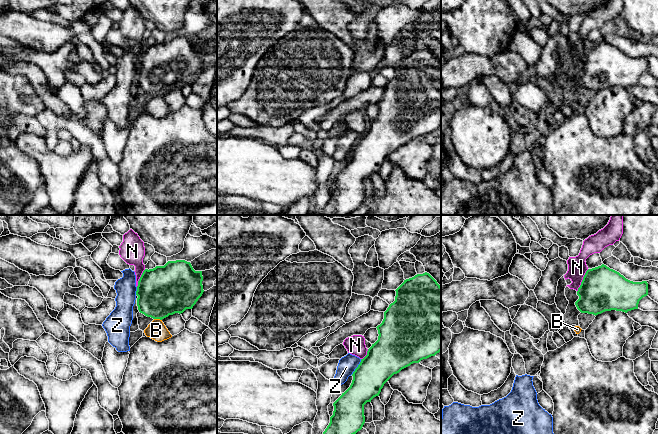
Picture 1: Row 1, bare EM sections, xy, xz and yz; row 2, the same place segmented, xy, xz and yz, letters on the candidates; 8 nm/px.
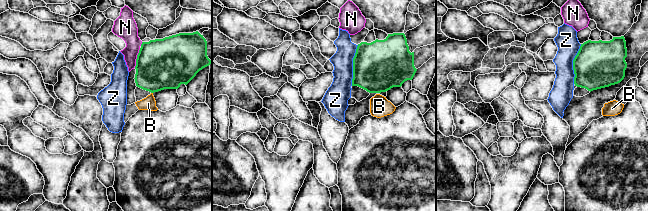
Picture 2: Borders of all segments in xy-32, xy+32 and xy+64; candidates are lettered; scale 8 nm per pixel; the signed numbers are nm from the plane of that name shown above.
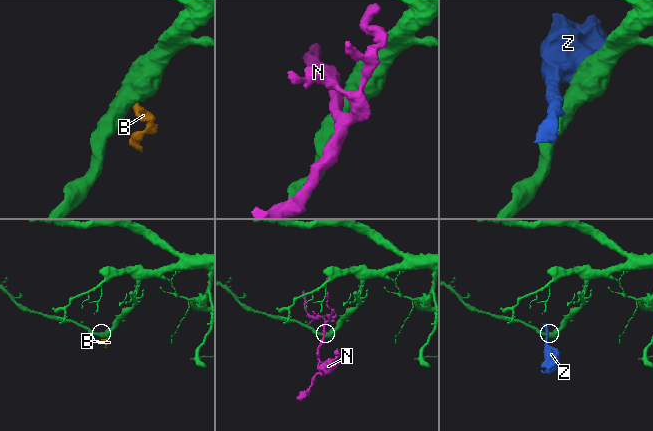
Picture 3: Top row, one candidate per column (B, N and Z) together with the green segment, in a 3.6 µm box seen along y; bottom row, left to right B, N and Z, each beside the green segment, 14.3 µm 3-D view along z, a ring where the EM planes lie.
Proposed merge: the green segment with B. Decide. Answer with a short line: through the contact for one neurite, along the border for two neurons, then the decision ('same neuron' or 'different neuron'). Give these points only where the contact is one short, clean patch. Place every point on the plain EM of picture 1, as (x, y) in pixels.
line xy (154, 94), (161, 96); different neuron

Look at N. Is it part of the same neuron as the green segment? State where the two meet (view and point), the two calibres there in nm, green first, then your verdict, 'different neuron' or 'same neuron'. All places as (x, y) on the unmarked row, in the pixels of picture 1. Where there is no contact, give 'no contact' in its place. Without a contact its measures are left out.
meets green in yz at (582, 56); 360 nm thick on the green side, 150 nm on the other; different neuron

